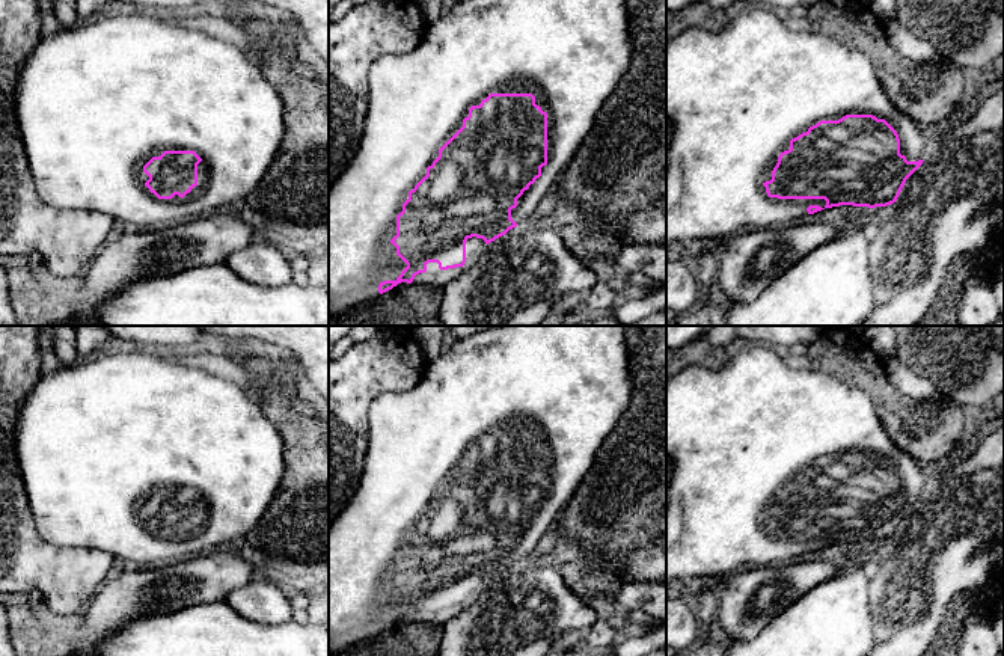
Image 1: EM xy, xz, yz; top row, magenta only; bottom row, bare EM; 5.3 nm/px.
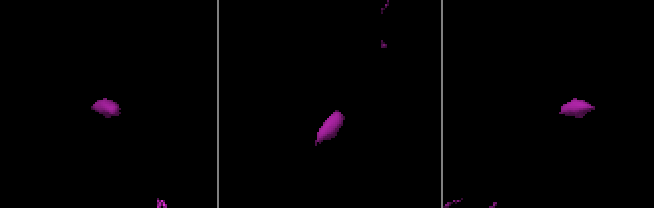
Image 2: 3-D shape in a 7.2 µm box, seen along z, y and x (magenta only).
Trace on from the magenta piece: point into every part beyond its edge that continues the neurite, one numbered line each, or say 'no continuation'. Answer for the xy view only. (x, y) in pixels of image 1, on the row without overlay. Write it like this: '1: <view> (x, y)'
1: xy (97, 439)

